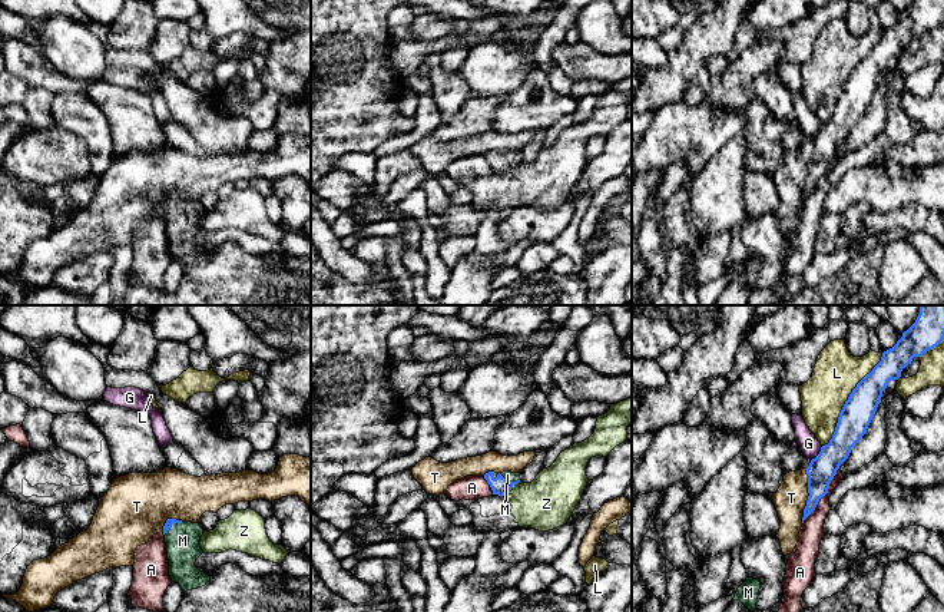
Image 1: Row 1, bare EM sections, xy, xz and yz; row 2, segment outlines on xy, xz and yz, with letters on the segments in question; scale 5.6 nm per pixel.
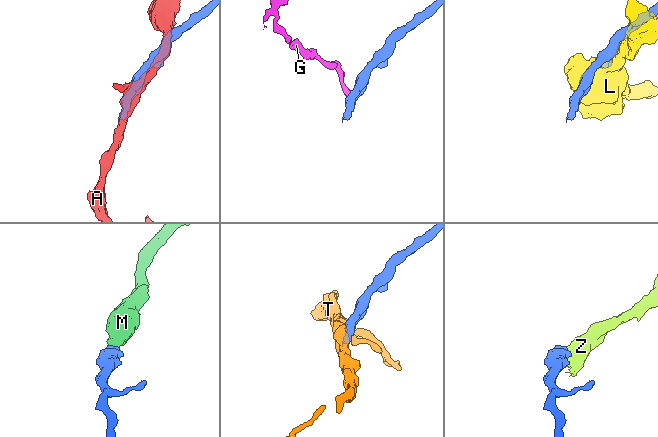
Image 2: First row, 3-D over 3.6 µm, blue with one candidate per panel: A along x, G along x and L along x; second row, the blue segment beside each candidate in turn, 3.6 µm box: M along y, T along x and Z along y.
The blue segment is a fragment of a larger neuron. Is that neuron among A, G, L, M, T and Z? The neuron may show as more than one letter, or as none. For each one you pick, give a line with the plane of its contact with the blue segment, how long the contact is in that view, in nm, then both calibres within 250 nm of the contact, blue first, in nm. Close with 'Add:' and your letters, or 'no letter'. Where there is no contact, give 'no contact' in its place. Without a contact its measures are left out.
M: meets blue in xz; contact 160 nm long; 100 nm thick on the blue side, 50 nm on the other
Add: M

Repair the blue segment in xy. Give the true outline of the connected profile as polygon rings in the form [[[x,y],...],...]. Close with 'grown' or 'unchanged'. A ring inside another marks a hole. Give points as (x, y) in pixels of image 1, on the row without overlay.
[[[168,198],[163,205],[169,255],[185,271],[202,267],[211,259],[208,252],[195,245],[196,238],[205,232],[199,222],[203,211],[199,202],[176,198]]]; grown

